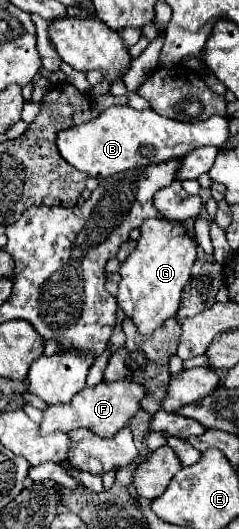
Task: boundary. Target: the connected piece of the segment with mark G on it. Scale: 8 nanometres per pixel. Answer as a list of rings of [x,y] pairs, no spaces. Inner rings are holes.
[[[147,219],[141,227],[137,247],[121,265],[121,283],[117,303],[125,315],[133,317],[137,329],[149,335],[163,325],[165,319],[175,317],[181,301],[183,287],[191,277],[191,267],[197,259],[197,239],[189,235],[189,229],[181,221]]]

